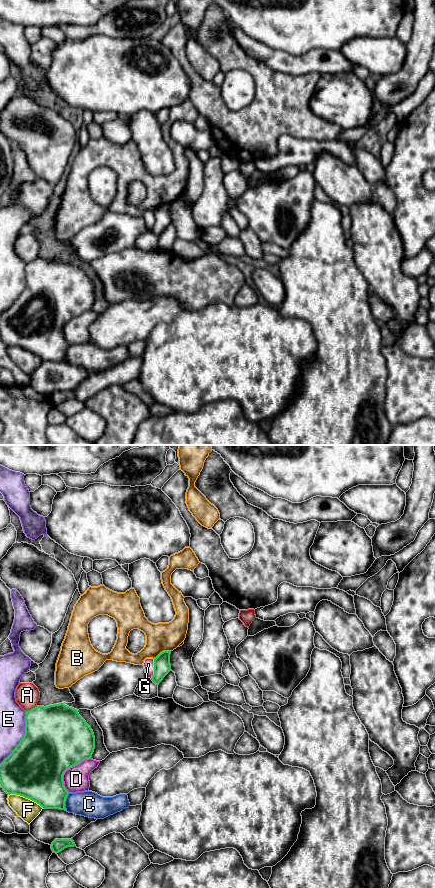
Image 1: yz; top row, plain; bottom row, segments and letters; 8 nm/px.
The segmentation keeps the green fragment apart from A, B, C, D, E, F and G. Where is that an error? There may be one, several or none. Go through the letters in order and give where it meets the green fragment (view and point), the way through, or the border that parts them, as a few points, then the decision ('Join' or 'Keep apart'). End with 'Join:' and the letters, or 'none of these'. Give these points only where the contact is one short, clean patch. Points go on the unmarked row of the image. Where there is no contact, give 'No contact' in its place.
A: Touches green at yz (31, 261). Keep apart
B: Touches green at yz (161, 204). Keep apart
C: Touches green at yz (64, 354). Keep apart
D: Touches green at yz (67, 321). Keep apart
E: Touches green at yz (22, 290). Keep apart
F: Touches green at yz (25, 349). Keep apart
G: Touches green at yz (154, 221). Boundary: yz (154, 211), (154, 226), (150, 230). Keep apart
Join: none of these

